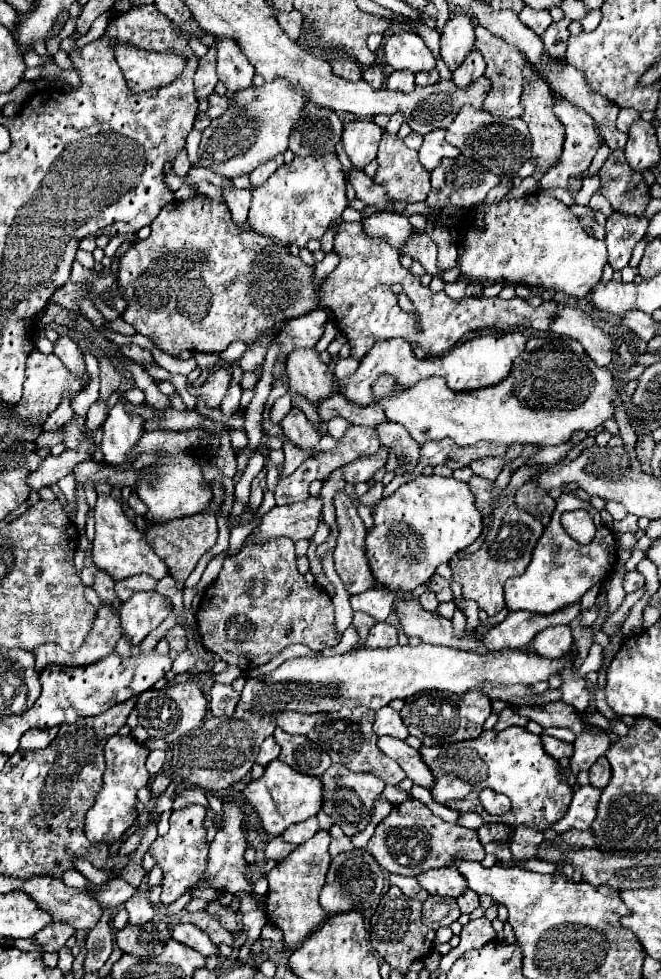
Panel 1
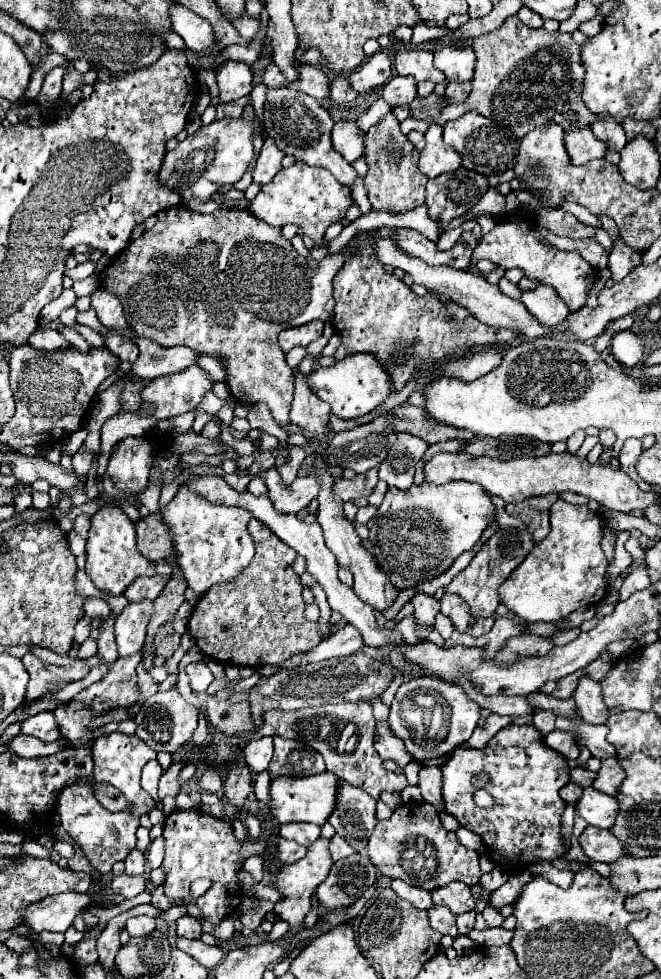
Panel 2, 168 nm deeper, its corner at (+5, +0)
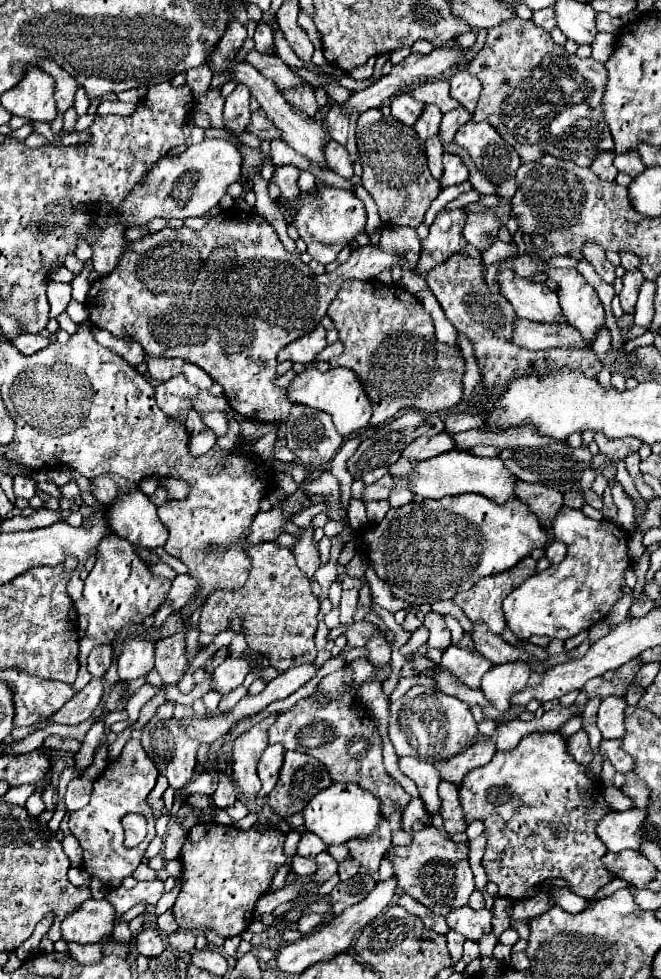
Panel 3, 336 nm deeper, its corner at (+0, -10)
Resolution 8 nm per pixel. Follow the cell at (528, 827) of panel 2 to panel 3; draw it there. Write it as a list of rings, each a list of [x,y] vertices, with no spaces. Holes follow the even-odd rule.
[[[538,732],[528,734],[510,752],[496,752],[490,764],[474,768],[466,774],[460,784],[460,804],[464,810],[466,824],[474,820],[484,822],[484,836],[488,840],[482,866],[486,868],[488,880],[498,884],[500,896],[512,900],[524,900],[536,894],[538,884],[546,878],[566,878],[574,894],[592,900],[594,894],[610,882],[610,872],[602,864],[606,846],[598,840],[594,824],[598,816],[604,816],[610,806],[598,794],[594,798],[594,780],[586,776],[586,768],[574,762],[566,752],[566,740],[558,732]]]

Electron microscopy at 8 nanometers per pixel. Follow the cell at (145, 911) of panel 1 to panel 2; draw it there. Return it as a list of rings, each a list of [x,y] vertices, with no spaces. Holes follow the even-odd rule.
[[[135,916],[127,920],[129,936],[145,936],[145,934],[151,934],[155,928],[157,928],[155,918],[149,918],[149,916]]]

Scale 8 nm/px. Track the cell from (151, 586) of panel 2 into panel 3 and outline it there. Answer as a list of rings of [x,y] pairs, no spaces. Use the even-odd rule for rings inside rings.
[[[186,574],[184,576],[176,576],[172,580],[170,592],[166,594],[166,602],[172,604],[174,610],[180,610],[188,602],[188,598],[192,594],[196,594],[196,588],[198,588],[198,584],[194,584],[194,580],[190,580],[190,576],[186,576]]]

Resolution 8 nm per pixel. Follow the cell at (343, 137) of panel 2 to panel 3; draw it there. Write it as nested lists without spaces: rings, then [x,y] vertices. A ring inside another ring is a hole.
[[[334,140],[328,142],[328,146],[326,146],[326,162],[330,164],[330,170],[340,174],[342,178],[352,178],[352,174],[354,174],[352,160],[350,160],[348,150],[342,144],[338,144]]]

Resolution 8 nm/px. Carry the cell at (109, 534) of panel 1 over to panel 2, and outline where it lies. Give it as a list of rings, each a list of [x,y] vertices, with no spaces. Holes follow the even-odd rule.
[[[105,506],[91,518],[85,572],[93,580],[93,584],[107,596],[121,596],[135,578],[157,574],[155,562],[139,554],[135,546],[135,524],[127,518],[127,514],[121,508]]]

